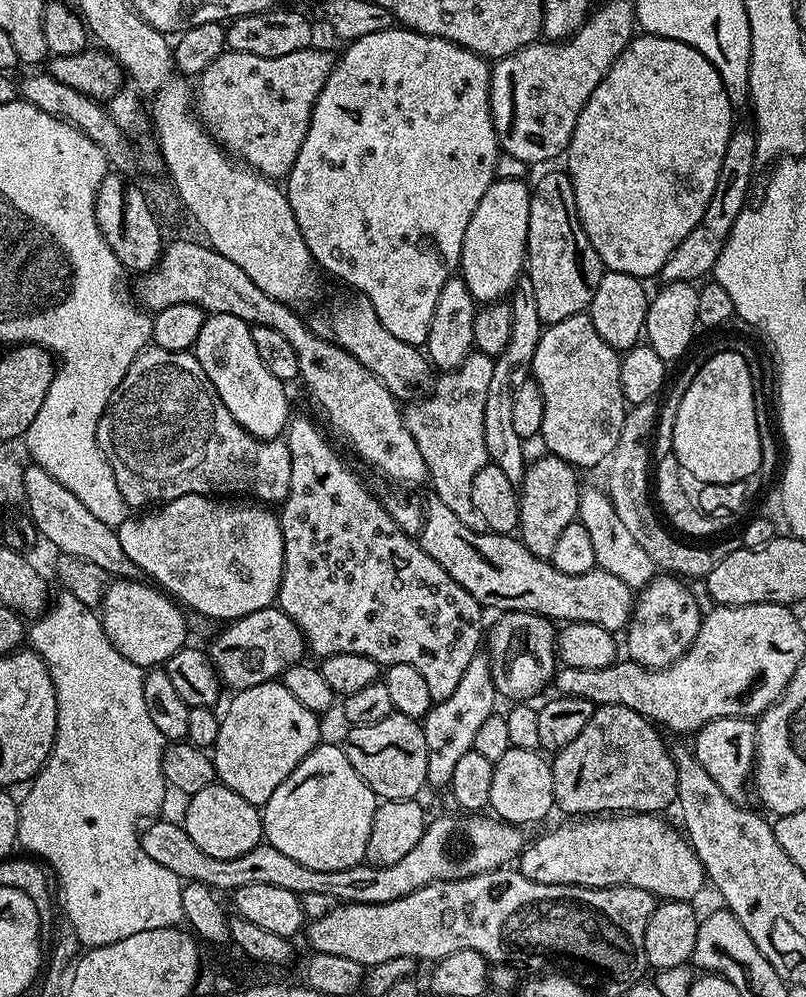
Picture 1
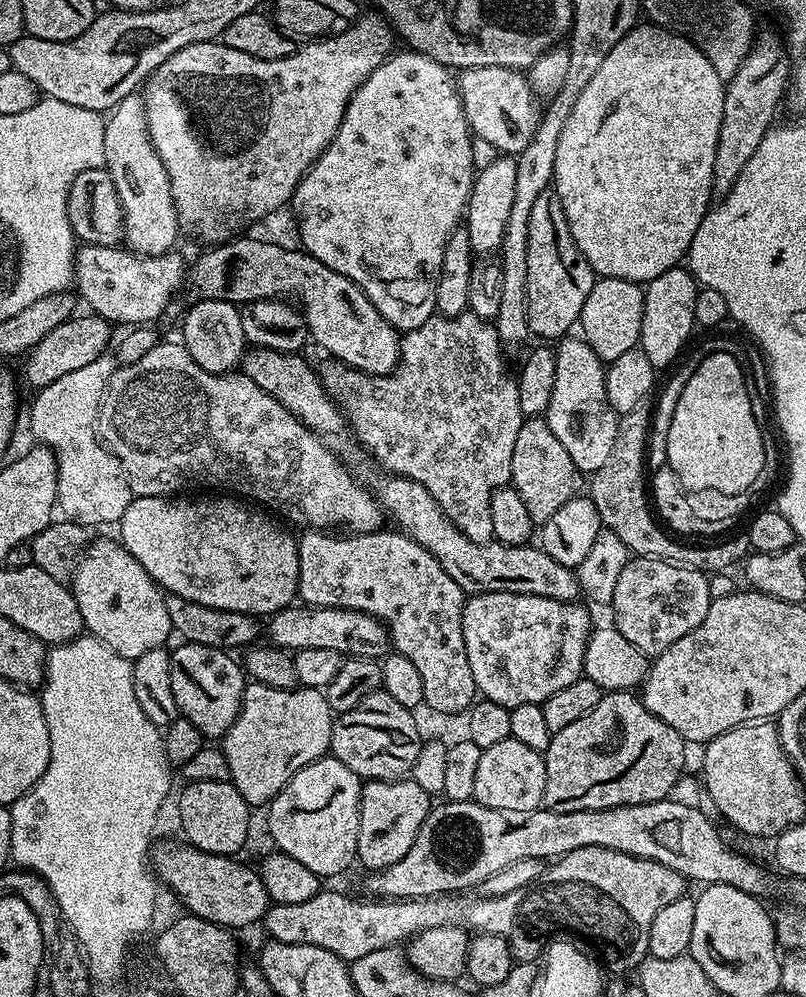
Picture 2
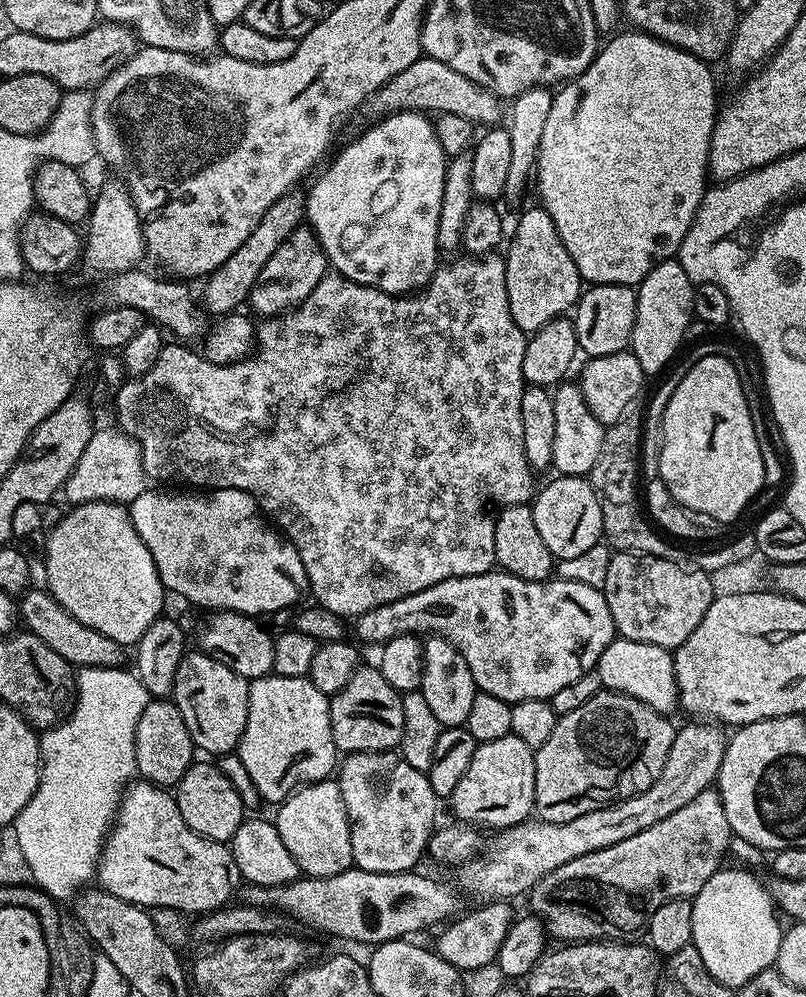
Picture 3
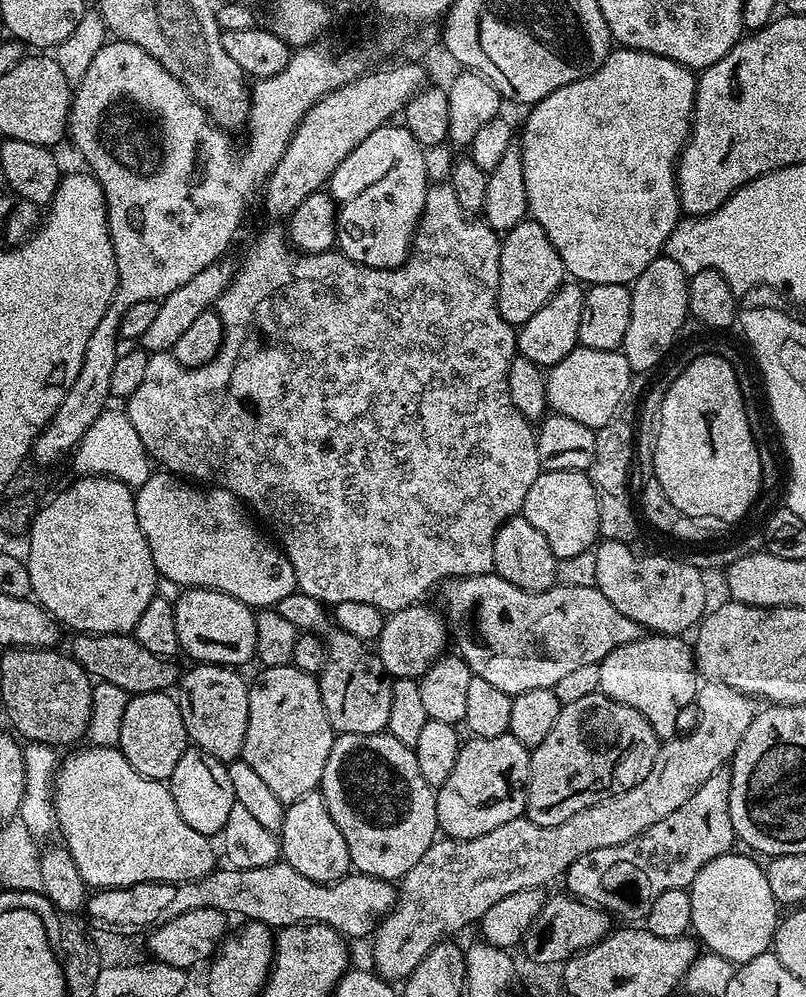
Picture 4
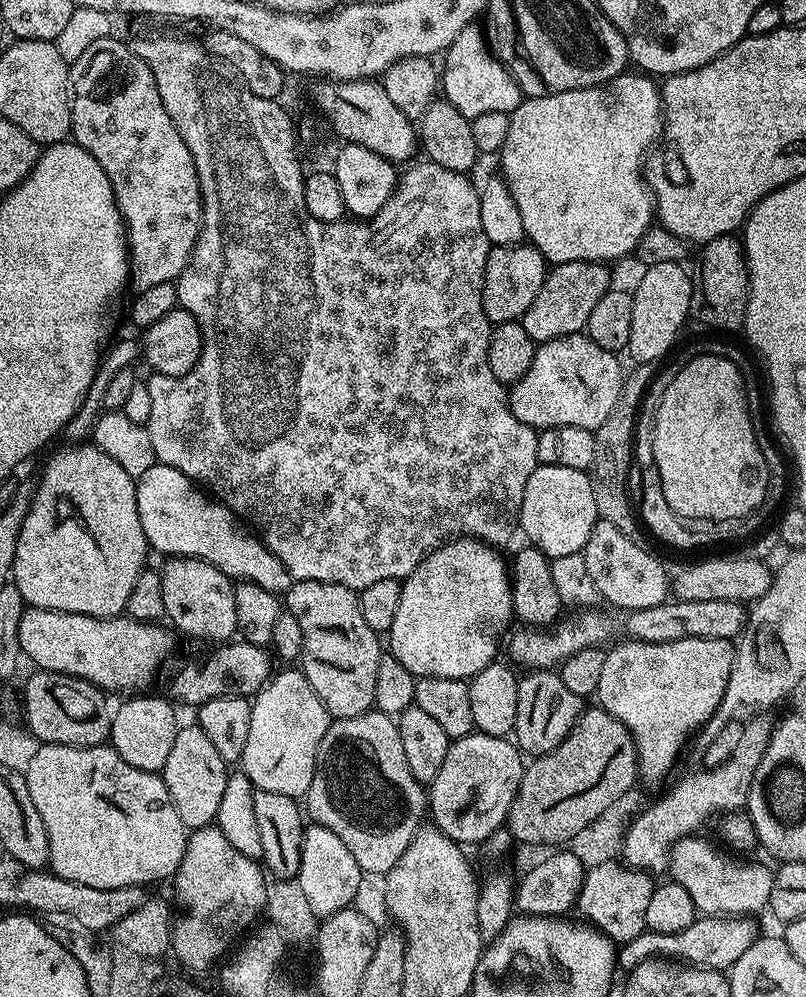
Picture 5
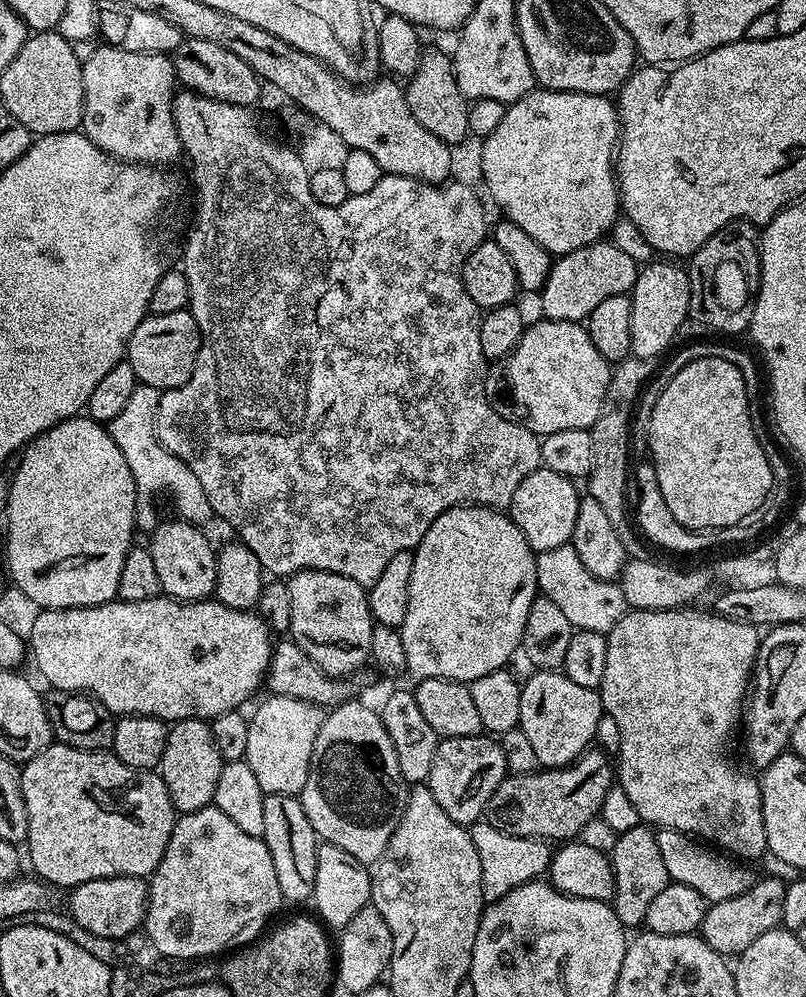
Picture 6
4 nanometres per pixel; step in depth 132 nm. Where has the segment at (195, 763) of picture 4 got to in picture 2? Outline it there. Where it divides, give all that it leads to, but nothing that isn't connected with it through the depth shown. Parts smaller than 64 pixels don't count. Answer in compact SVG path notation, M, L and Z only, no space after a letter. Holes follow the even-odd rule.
M228 780L222 782L188 782L180 792L180 828L184 831L183 839L192 847L229 858L235 857L236 852L244 848L248 840L248 812L250 805L238 794L238 790Z

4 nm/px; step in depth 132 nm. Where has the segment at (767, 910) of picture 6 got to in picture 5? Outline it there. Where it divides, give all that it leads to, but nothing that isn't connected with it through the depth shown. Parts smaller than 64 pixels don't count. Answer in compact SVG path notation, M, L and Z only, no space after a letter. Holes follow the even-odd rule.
M701 915L686 930L678 930L678 934L658 934L645 930L619 949L618 964L621 969L637 968L642 962L657 957L673 962L683 962L698 968L712 968L716 972L730 970L746 950L758 939L755 919L752 916L706 916Z

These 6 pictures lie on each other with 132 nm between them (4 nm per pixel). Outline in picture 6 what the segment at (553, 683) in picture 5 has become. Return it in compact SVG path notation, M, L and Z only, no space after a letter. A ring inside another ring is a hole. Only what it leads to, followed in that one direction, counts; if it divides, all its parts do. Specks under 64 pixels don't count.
M536 670L533 676L523 681L522 714L520 715L519 730L526 734L530 747L534 750L534 758L541 769L564 768L572 764L579 756L584 755L593 747L592 739L600 728L600 719L605 719L604 703L600 700L597 689L578 686L578 682L570 682L570 678L560 670Z

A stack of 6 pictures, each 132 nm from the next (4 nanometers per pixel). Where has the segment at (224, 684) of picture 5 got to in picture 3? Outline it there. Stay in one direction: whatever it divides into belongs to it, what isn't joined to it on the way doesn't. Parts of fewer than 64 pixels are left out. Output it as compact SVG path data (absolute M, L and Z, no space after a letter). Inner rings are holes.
M33 587L23 593L18 600L18 616L23 627L33 632L54 654L72 665L73 669L82 668L119 668L125 663L125 649L114 638L106 638L106 634L98 634L98 630L90 630L90 626L82 626L78 618L74 618L43 587Z

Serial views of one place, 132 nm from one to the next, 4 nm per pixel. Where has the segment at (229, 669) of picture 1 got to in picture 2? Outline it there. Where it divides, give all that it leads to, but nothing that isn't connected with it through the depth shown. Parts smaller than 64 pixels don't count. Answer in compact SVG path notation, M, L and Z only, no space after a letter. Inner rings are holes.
M289 606L275 613L267 621L266 636L275 647L285 650L309 648L310 646L338 650L341 658L367 656L380 658L389 651L388 628L378 618L358 610L345 608L313 608L311 606Z

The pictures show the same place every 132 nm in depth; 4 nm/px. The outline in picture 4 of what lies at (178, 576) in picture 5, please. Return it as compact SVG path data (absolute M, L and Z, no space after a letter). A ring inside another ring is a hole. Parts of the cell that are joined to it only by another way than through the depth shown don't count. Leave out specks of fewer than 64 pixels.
M186 588L174 600L180 652L201 664L241 666L256 655L256 612L225 592L213 588Z

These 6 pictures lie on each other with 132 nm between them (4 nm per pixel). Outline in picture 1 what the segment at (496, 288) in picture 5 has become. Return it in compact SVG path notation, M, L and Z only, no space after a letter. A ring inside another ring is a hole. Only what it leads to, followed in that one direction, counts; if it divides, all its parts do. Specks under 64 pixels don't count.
M567 171L546 173L536 185L531 185L530 191L526 274L530 282L534 282L534 299L538 301L540 323L547 326L585 311L606 269L580 225L574 186Z

